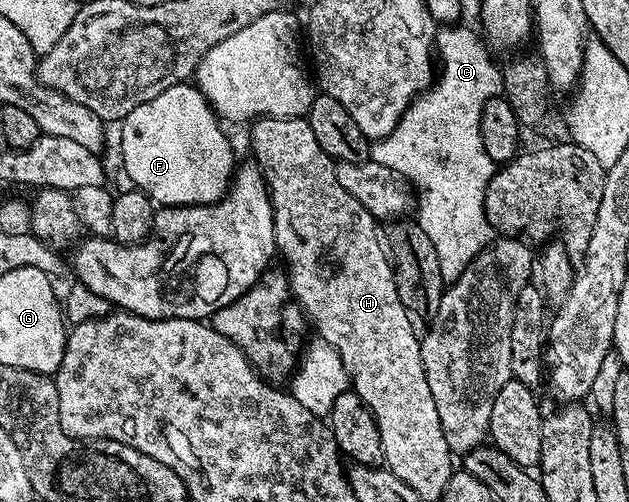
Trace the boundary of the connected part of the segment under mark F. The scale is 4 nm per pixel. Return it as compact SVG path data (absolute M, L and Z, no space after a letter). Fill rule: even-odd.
M180 82L178 86L167 88L167 92L159 92L155 100L139 104L135 112L120 119L120 165L131 176L132 185L152 198L158 207L210 206L213 202L220 202L229 193L229 183L233 181L235 173L233 146L221 131L220 124L218 115L196 85Z

